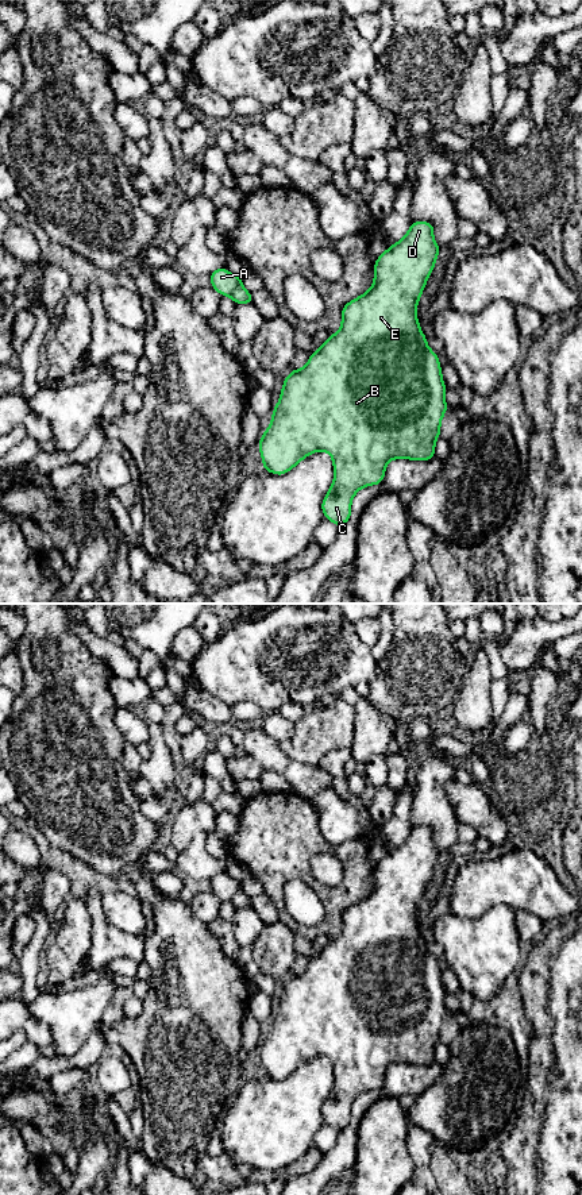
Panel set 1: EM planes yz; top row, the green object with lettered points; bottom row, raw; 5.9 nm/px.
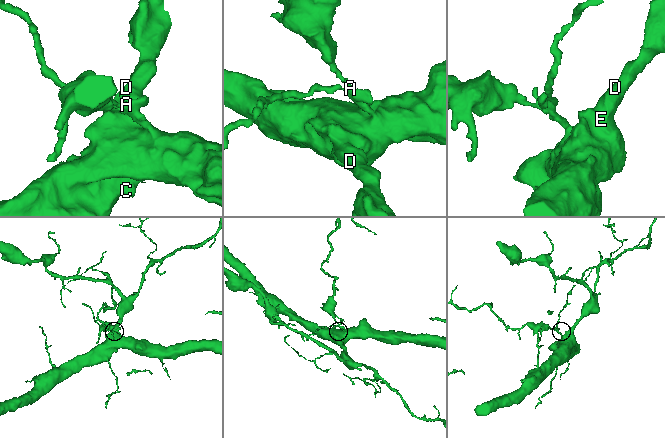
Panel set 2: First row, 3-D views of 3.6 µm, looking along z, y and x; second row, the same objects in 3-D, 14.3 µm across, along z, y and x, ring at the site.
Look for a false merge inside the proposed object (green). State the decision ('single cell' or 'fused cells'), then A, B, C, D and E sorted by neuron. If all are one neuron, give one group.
fused cells; A / B C D E

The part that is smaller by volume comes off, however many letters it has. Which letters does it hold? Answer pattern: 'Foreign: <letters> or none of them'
Foreign: A

